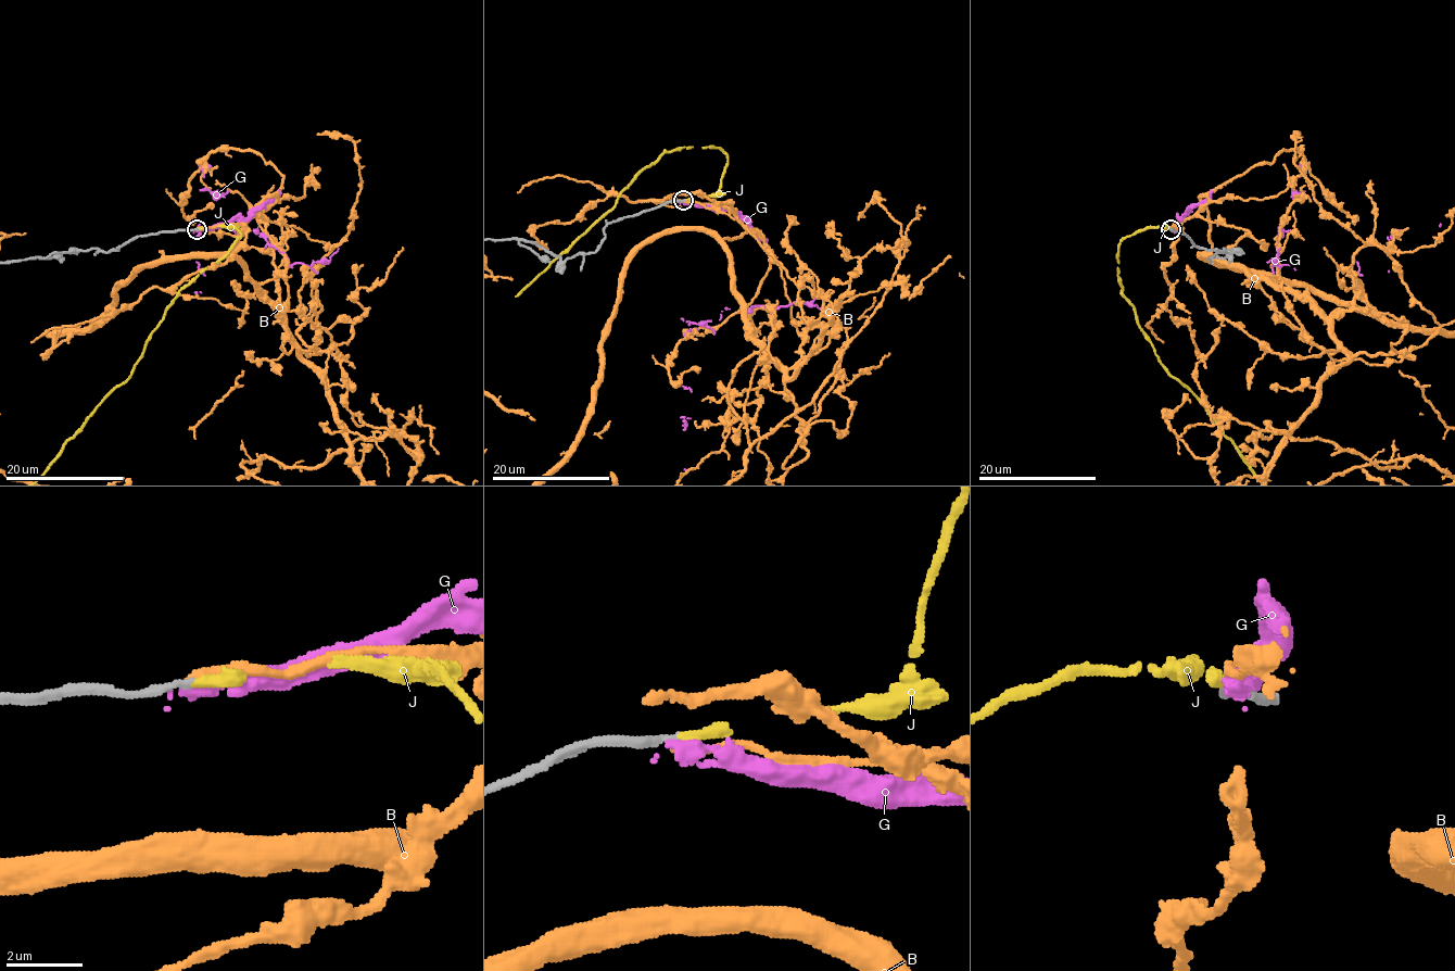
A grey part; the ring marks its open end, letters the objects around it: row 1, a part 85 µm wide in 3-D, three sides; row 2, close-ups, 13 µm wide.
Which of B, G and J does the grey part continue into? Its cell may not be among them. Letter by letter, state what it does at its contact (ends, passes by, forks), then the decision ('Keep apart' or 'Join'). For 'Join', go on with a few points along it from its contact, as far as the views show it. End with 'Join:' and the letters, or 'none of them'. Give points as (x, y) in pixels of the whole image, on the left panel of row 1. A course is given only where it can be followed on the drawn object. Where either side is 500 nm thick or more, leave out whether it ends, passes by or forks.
B: It ends there. Keep apart
G: It ends there. Keep apart
J: It ends there. Join
Join: J

